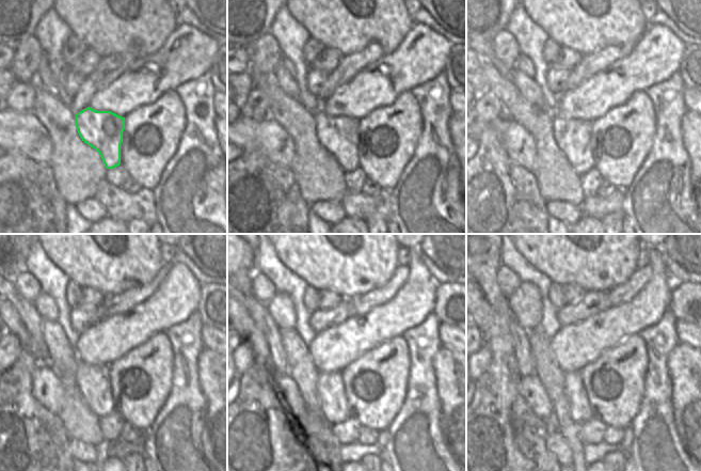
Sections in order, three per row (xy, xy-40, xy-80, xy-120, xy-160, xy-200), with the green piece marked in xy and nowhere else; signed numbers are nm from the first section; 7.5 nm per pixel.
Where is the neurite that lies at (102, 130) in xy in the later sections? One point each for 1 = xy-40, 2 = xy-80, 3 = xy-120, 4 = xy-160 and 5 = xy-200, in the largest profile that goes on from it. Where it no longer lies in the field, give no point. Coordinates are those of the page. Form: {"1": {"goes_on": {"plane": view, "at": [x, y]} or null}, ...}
{"1": {"goes_on": {"plane": "xy-40", "at": [339, 136]}}, "2": {"goes_on": {"plane": "xy-80", "at": [572, 136]}}, "3": {"goes_on": {"plane": "xy-120", "at": [93, 381]}}, "4": {"goes_on": {"plane": "xy-160", "at": [330, 386]}}, "5": {"goes_on": {"plane": "xy-200", "at": [579, 410]}}}

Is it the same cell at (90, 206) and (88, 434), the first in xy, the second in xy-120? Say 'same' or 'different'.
different

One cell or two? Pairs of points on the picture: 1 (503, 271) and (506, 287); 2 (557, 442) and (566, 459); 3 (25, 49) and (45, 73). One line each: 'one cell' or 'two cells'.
1: one cell
2: one cell
3: two cells

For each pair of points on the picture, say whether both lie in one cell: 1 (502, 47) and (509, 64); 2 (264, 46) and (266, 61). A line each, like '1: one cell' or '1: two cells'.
1: one cell
2: one cell

